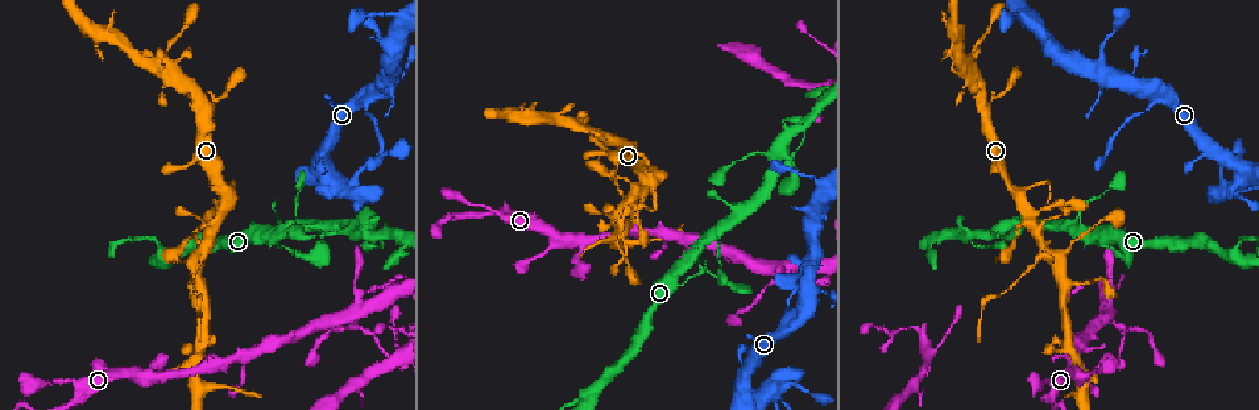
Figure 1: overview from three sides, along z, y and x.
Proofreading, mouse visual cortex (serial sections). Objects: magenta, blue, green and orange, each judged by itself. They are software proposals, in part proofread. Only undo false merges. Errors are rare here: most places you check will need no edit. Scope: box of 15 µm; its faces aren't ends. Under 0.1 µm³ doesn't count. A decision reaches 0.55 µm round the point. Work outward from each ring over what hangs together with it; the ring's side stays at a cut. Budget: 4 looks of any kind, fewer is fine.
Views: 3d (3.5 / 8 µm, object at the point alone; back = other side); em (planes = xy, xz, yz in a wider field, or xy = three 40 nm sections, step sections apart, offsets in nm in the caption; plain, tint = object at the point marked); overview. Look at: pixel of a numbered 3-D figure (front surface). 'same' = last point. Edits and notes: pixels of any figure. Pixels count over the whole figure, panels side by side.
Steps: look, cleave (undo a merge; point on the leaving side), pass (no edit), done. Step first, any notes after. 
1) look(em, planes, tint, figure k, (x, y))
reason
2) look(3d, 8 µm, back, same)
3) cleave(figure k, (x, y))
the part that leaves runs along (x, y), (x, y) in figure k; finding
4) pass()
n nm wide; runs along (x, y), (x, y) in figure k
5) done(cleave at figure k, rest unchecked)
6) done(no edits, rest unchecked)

look(3d, 3.5 µm, figure 1, (768, 270))
abrupt turn

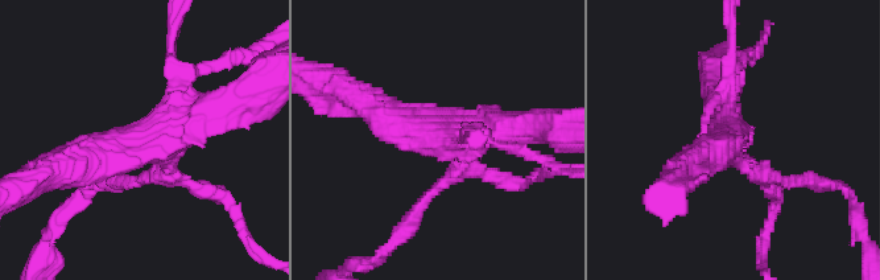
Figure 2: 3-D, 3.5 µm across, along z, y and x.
pass()
runs along (70, 163), (172, 135), (228, 106) in figure 2; all the same cell

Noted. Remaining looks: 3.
look(3d, 8 µm, figure 1, (344, 225))
narrows sharply

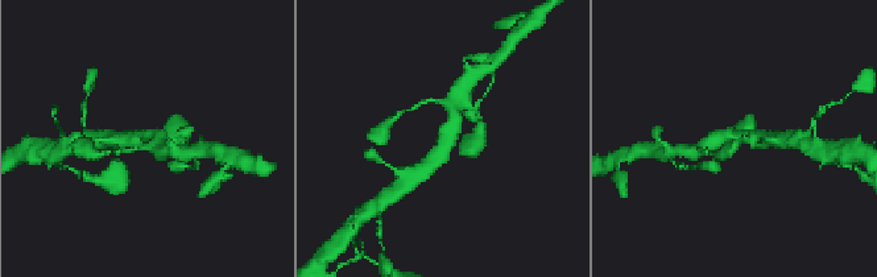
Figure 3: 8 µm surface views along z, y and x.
look(3d, 3.5 µm, figure 3, (148, 136))

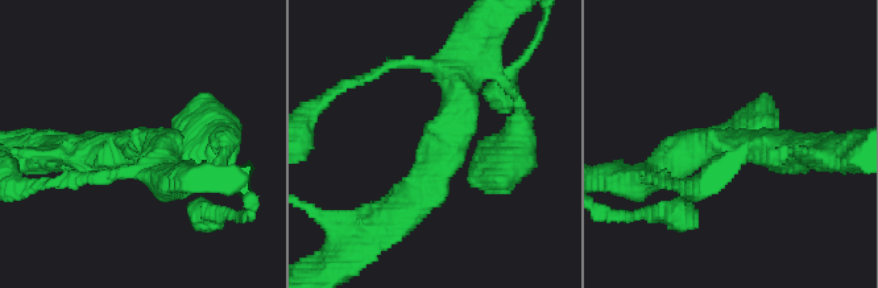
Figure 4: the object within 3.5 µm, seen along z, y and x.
look(em, xy, step 5, tint, figure 4, (445, 156))
shape alone is not enough

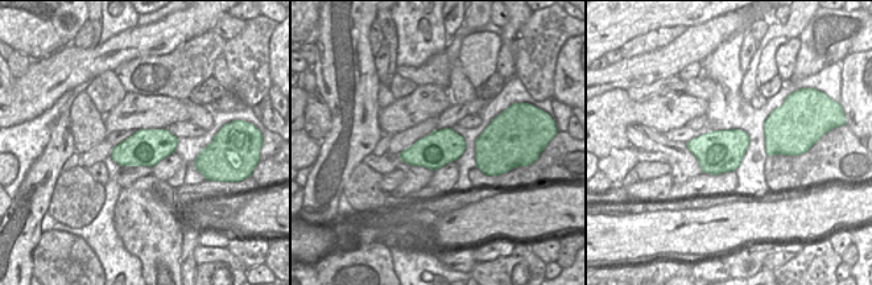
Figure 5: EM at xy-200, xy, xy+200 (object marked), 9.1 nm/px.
pass()
320 nm wide; runs along (389, 219), (446, 159), (458, 77) in figure 4; continuous, no second cell

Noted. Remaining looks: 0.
done(no edits, rest unchecked)

